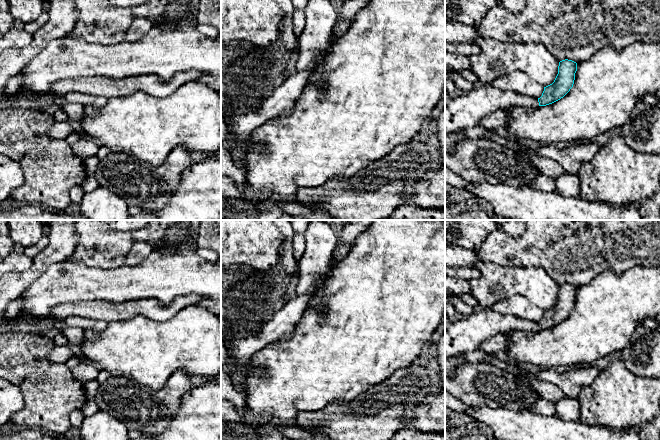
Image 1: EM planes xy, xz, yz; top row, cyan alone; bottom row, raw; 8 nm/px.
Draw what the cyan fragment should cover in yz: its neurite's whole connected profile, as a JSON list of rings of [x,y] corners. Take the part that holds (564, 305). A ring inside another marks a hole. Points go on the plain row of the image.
[[[562,284],[559,286],[558,298],[554,306],[546,311],[542,320],[538,323],[522,319],[512,314],[502,314],[494,311],[491,307],[485,309],[477,309],[472,315],[463,317],[460,320],[450,322],[445,331],[445,359],[457,358],[461,360],[463,354],[480,349],[481,344],[496,334],[506,334],[515,330],[524,330],[527,332],[537,332],[552,328],[563,322],[573,311],[575,297],[577,295],[577,287],[572,284]]]

